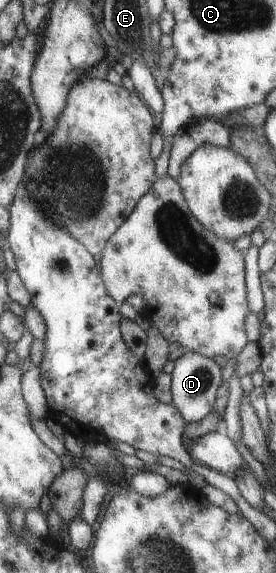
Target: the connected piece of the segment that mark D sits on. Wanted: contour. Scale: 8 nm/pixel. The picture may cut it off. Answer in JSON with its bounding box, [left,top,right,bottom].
[170,350,222,423]

